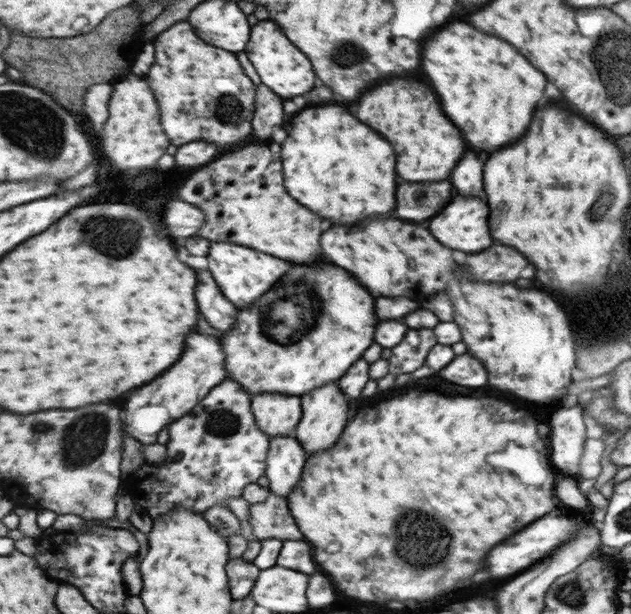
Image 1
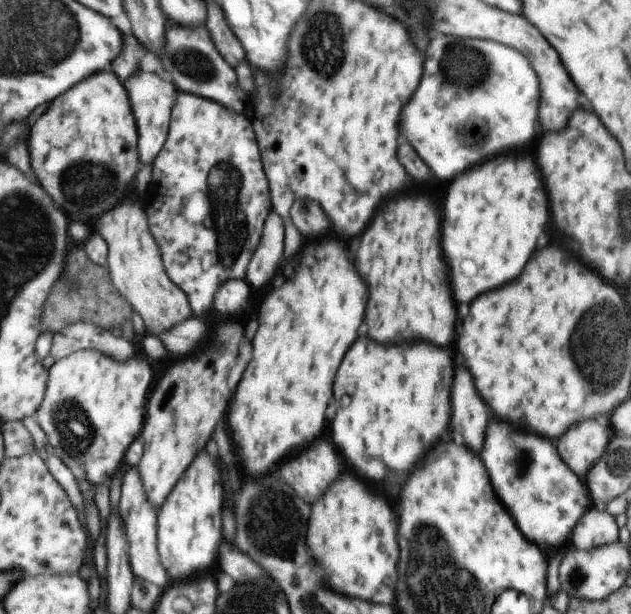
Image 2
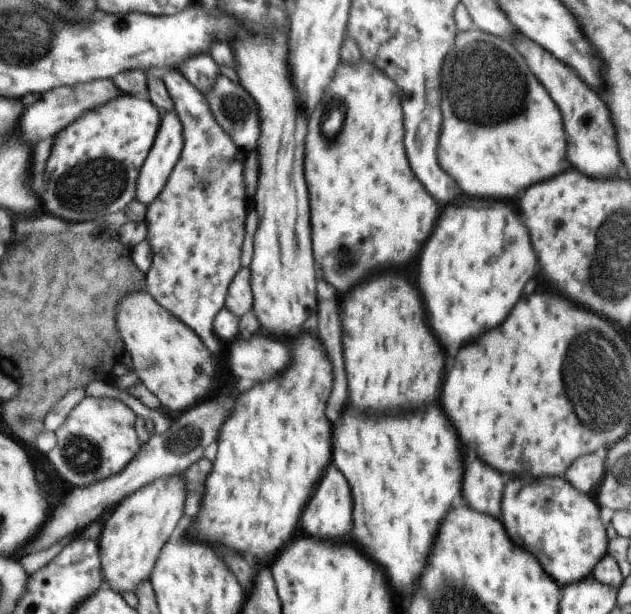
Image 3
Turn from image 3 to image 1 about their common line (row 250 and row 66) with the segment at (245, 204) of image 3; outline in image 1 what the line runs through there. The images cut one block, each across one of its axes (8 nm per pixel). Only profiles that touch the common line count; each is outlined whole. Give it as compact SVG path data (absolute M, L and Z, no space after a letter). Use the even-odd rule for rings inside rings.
M189 20L182 21L160 34L155 42L156 64L145 77L151 82L159 98L163 112L163 124L174 146L180 148L190 142L204 140L204 142L216 144L225 153L228 150L234 150L235 146L250 140L250 136L257 134L253 120L257 113L258 85L254 84L252 78L246 74L242 62L238 60L234 52L222 50L206 42L206 39L196 34L194 28L196 27Z

